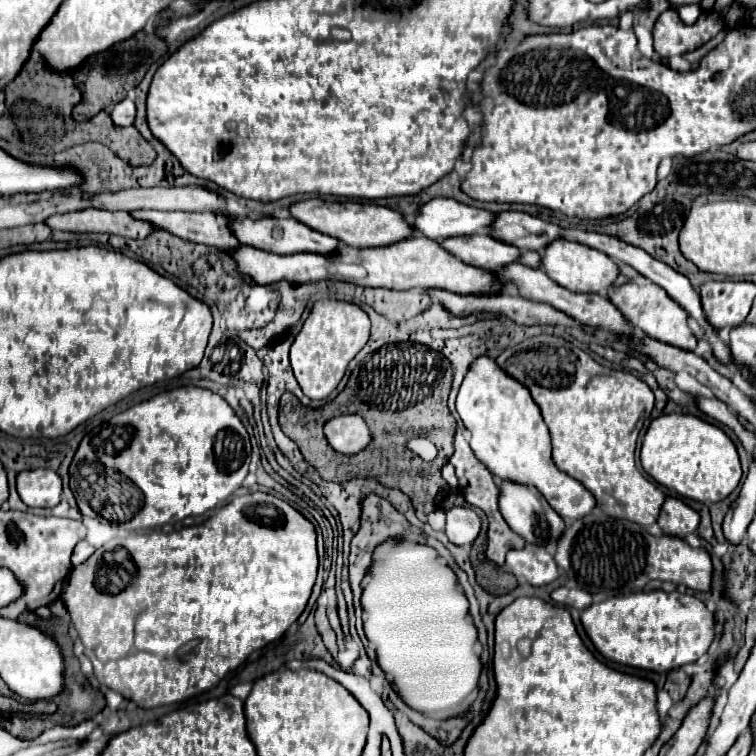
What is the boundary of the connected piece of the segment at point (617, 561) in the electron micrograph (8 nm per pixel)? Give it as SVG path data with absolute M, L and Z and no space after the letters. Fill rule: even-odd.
M591 510L587 516L577 518L561 534L555 562L569 580L591 592L595 602L639 592L651 580L683 584L691 590L705 592L711 586L713 572L711 556L703 548L691 548L685 540L671 536L651 536L639 524L613 518L601 510Z

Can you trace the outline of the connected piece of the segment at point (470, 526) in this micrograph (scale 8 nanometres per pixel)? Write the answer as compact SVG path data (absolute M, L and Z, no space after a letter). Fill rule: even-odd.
M453 506L447 510L447 536L453 544L469 546L481 530L481 518L473 508Z

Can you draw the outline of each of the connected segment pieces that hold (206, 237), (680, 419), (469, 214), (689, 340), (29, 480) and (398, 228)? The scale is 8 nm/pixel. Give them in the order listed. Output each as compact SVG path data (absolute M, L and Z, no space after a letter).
M139 210L131 214L137 220L149 222L161 230L167 230L183 240L189 242L199 242L205 246L215 246L219 250L229 250L229 248L237 248L239 242L235 240L235 236L229 232L229 226L225 224L223 218L213 216L213 212L161 212L161 210Z
M663 414L655 418L643 438L641 464L661 486L703 504L725 500L741 480L739 454L731 438L693 414Z
M433 198L423 204L413 220L413 228L423 236L437 240L437 238L451 238L463 234L479 234L485 232L495 214L465 206L453 198Z
M649 282L647 286L639 286L639 284L623 284L619 288L613 288L609 292L611 302L633 322L633 326L641 332L645 332L647 336L655 338L655 340L665 340L665 344L673 344L677 348L685 348L685 350L695 350L697 346L697 338L691 332L691 328L687 326L687 312L657 284Z
M23 470L17 474L17 492L29 508L53 508L61 498L61 478L53 470Z
M309 198L301 202L293 202L289 208L289 214L307 224L309 228L323 232L327 236L333 236L353 248L371 248L371 246L387 246L397 240L403 240L411 236L415 230L409 222L401 218L399 212L377 206L377 204L361 204L361 202L337 202L337 200L321 200L321 198Z

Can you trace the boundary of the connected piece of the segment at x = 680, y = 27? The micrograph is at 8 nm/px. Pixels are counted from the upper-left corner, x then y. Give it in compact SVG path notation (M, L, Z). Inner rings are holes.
M663 12L653 28L653 48L661 56L687 54L709 42L721 30L717 12L703 12L693 26L681 22L677 12Z

